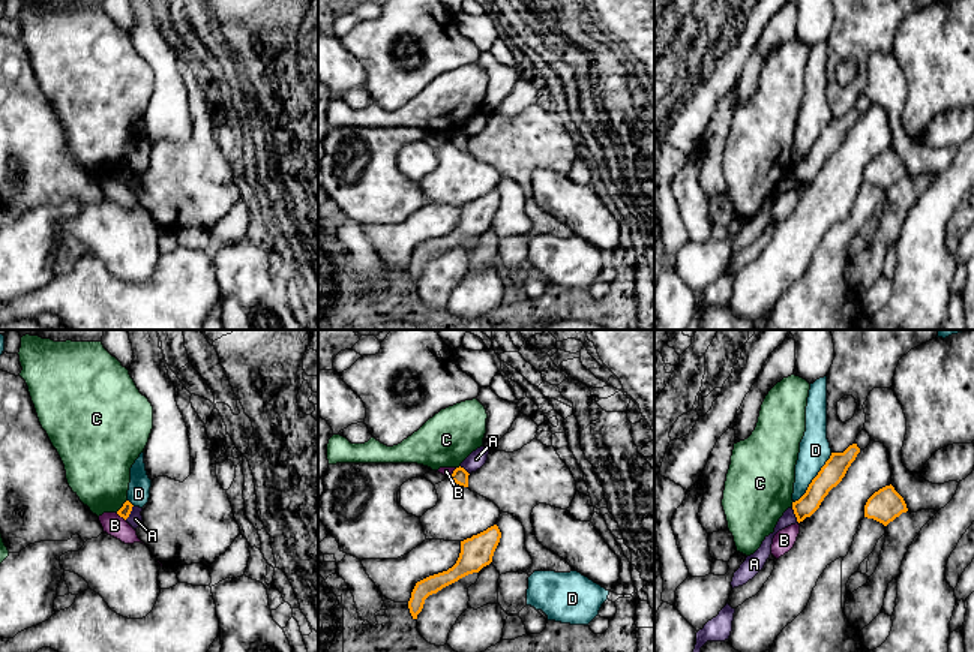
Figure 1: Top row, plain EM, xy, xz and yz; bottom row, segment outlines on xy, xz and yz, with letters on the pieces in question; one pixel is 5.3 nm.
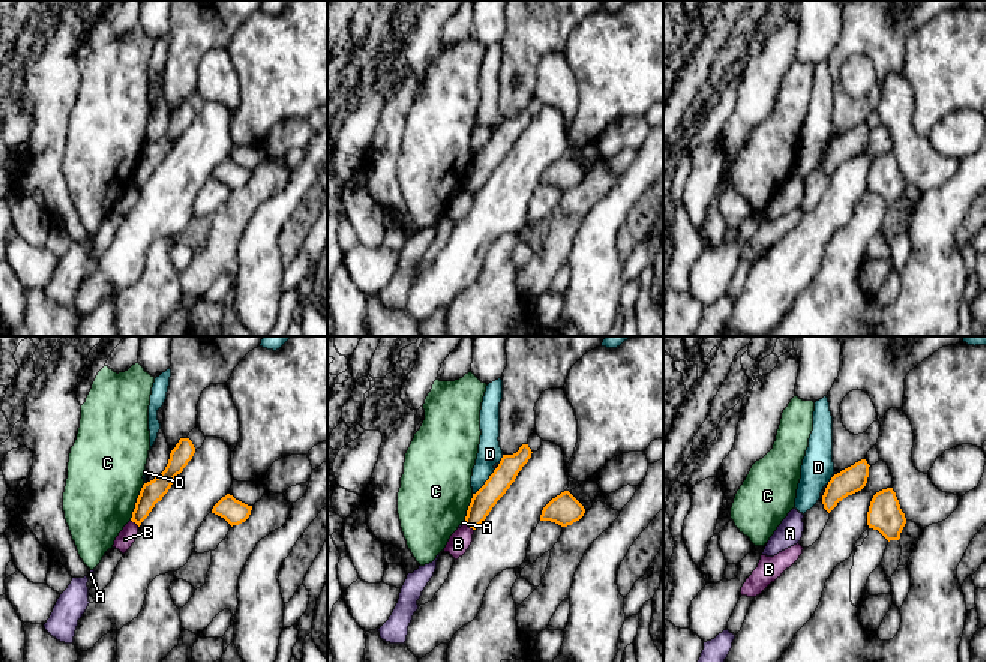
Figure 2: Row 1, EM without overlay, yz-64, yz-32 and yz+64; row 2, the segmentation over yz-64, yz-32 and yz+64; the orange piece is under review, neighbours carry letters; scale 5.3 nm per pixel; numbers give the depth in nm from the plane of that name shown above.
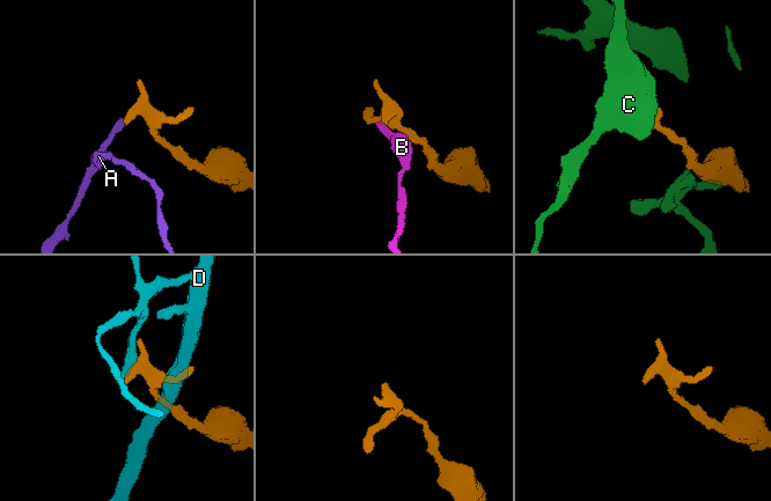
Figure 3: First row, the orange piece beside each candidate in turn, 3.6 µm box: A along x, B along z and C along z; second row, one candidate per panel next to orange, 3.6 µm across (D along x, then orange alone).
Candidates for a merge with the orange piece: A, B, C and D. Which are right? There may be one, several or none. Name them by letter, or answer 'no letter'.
no letter

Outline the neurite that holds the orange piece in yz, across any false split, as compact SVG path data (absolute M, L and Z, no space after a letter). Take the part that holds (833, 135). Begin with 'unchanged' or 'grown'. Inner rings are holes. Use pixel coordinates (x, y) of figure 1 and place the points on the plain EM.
unchanged; M857 108L849 109L843 117L831 117L830 123L809 148L806 157L798 165L792 166L798 187L810 181L819 172L828 156L842 145L858 117L860 112Z

